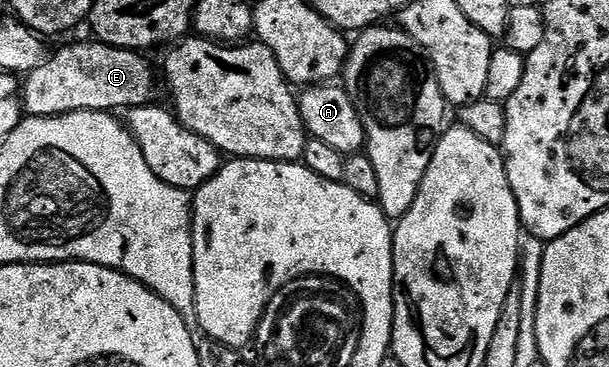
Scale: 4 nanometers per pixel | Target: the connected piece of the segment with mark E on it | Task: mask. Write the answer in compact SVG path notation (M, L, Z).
M98 39L90 40L67 45L56 53L54 50L41 67L26 74L21 85L21 105L30 116L56 117L86 109L98 113L126 111L156 100L155 73L142 52L114 49Z

